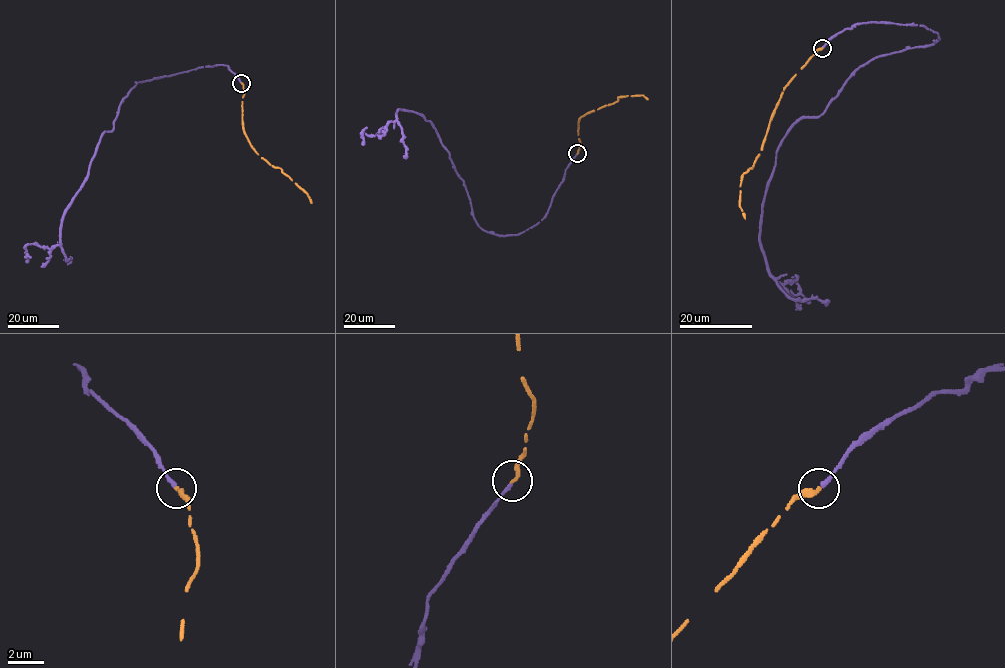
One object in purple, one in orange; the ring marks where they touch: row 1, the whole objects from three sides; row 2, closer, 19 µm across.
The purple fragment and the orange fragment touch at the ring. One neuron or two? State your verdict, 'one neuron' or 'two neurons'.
one neuron

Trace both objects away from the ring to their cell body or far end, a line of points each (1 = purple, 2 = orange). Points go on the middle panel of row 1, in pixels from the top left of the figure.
1: (577, 153), (542, 220), (498, 235), (478, 226), (431, 123), (401, 109), (362, 137), (367, 127)
2: (577, 153), (579, 119), (586, 113), (614, 103), (621, 97), (643, 95), (647, 99)

